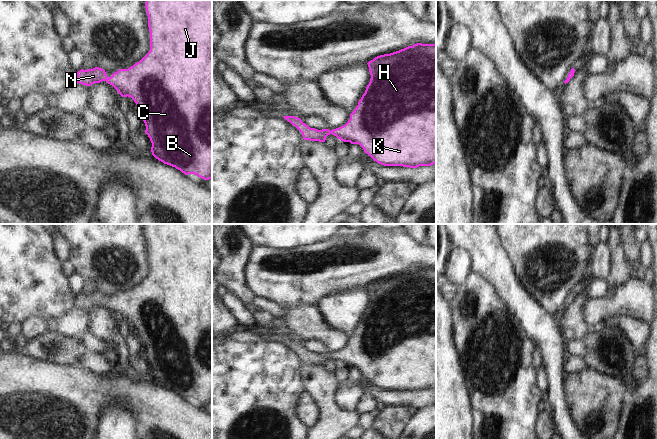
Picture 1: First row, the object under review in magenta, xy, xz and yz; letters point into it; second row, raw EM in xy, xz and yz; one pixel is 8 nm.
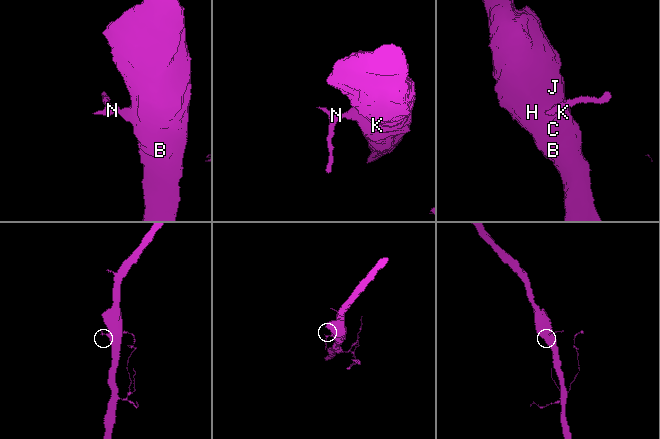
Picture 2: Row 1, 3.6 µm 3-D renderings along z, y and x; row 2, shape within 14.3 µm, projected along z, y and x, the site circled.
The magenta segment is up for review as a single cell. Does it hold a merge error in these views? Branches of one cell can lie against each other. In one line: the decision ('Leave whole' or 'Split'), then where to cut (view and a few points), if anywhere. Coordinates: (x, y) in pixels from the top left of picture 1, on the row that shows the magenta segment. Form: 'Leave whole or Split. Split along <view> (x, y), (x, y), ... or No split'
Leave whole. No split.

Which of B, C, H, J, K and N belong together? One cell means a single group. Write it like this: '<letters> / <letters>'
B C H J K N

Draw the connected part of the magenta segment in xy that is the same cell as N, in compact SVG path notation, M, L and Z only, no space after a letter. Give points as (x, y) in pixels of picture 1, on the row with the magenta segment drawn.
M146 0L145 8L150 32L150 51L146 56L130 68L118 70L109 78L105 70L99 67L88 70L81 69L77 72L76 83L91 86L94 83L106 81L122 97L131 97L138 108L137 117L145 123L145 133L152 143L152 155L164 164L180 170L185 175L195 174L204 180L212 179L212 0Z

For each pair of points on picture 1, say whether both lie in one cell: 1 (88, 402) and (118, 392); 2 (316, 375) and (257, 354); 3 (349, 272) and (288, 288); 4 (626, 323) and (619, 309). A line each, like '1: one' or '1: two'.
1: one
2: two
3: one
4: two

